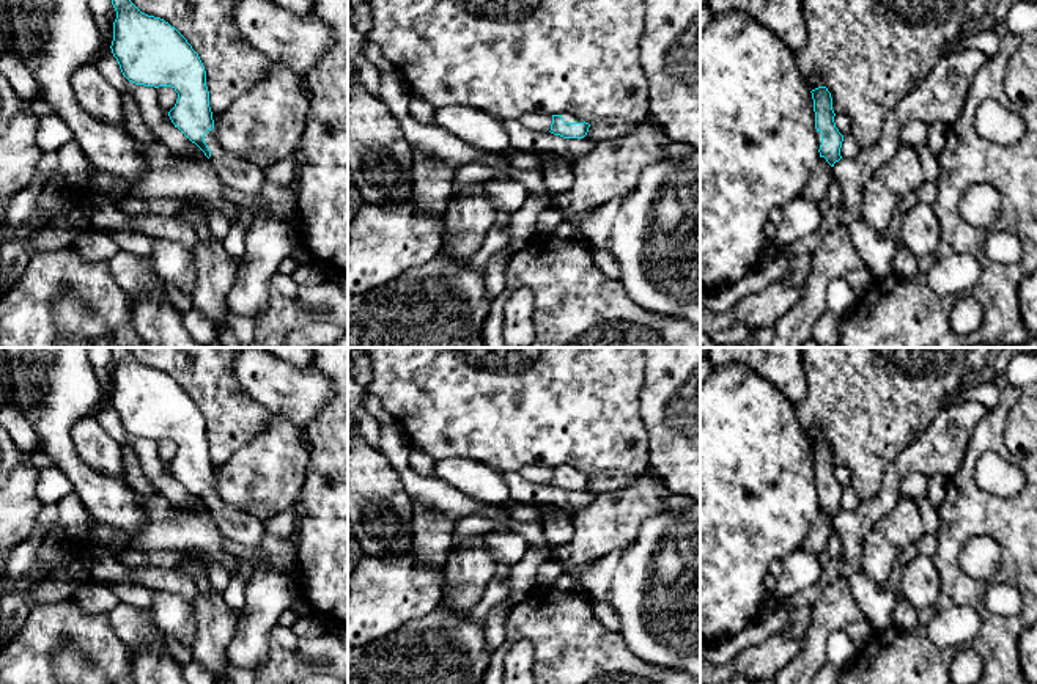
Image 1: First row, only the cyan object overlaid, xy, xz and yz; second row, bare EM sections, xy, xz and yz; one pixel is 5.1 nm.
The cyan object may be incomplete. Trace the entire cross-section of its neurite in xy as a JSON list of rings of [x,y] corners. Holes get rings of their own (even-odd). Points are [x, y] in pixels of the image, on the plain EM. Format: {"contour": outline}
{"contour": [[[113,348],[112,357],[116,371],[110,401],[123,428],[135,437],[172,439],[178,445],[168,464],[175,480],[205,505],[225,539],[256,549],[263,524],[219,497],[198,406],[175,379],[142,365],[127,348]]]}

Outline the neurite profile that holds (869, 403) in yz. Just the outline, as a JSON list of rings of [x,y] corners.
[[[804,348],[807,379],[806,399],[796,404],[798,423],[809,439],[826,439],[834,465],[850,470],[850,486],[859,500],[869,500],[881,491],[886,469],[919,439],[935,421],[944,398],[963,379],[980,373],[988,362],[990,348]]]

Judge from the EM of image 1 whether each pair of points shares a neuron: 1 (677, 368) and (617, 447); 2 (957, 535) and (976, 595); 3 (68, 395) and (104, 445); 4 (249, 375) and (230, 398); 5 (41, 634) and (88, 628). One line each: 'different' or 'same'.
1: different
2: same
3: different
4: different
5: same

